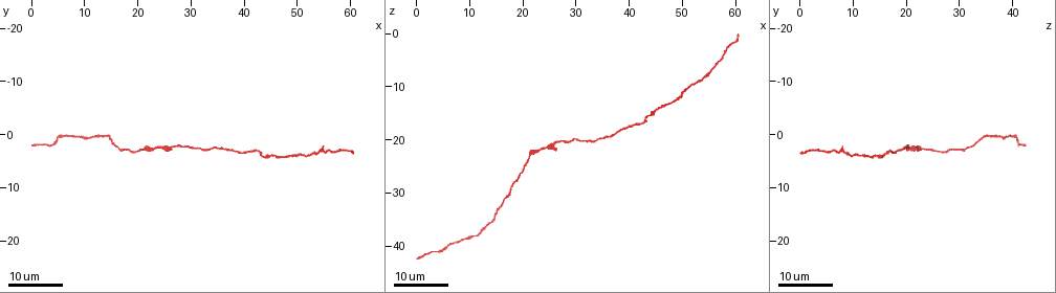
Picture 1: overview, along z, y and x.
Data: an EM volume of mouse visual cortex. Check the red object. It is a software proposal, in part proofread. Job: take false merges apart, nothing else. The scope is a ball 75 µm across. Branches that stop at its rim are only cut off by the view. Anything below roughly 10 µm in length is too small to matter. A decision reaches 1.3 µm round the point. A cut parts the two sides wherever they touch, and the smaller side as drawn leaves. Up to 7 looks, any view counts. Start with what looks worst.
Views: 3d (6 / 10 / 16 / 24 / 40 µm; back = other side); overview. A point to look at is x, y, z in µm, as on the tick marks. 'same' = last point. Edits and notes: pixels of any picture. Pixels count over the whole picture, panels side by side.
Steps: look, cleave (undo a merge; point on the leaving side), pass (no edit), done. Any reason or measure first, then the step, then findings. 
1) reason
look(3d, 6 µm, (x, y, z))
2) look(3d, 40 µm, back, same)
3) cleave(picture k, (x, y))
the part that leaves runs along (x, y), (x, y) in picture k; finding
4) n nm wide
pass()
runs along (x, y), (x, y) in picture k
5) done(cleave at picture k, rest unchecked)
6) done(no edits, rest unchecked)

thick turns thin
look(3d, 16 µm, (21.0, 3.0, 23.0))

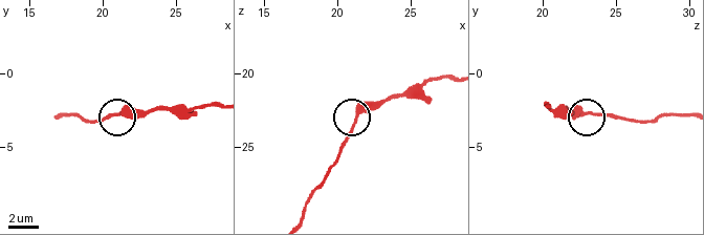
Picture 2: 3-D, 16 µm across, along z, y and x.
look(3d, 10 µm, (21.2, 2.8, 23.2))

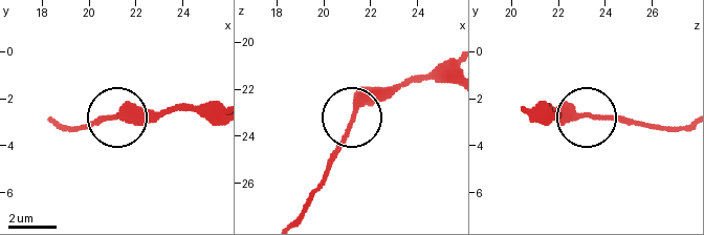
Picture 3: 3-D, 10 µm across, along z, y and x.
310 nm wide
pass()
runs along (527, 108), (637, 121) in picture 3; all the same cell

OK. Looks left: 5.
calibre changes
look(3d, 24 µm, (26.0, 2.0, 20.5))

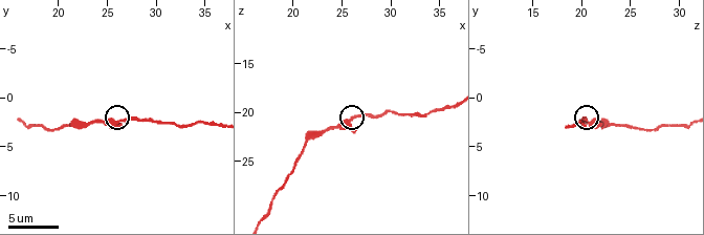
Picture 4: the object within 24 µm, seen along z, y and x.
closer look
look(3d, 10 µm, (26.0, 2.4, 20.8))

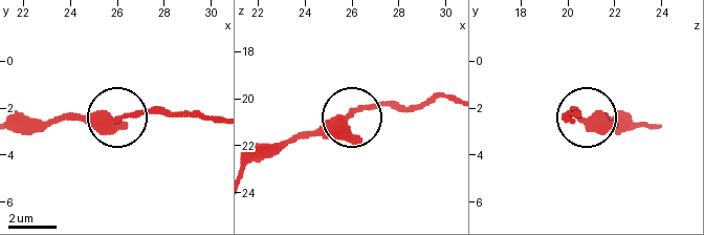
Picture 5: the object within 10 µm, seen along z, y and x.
pass()
runs along (193, 118), (176, 111), (64, 118) in picture 5; continuous, no second cell

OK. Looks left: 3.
look(3d, 24 µm, (45.5, 4.0, 14.0))

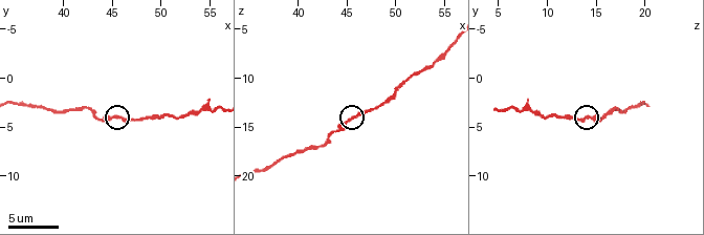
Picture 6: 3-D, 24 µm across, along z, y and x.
look(3d, 10 µm, (45.6, 3.8, 14.2))

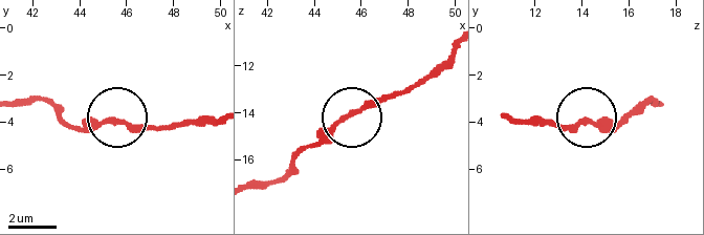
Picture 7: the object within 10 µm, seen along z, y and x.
pass()
runs along (17, 103), (41, 99), (78, 127), (119, 119), (177, 127) in picture 7; all the same cell

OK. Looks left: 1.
done(no edits, rest unchecked)

